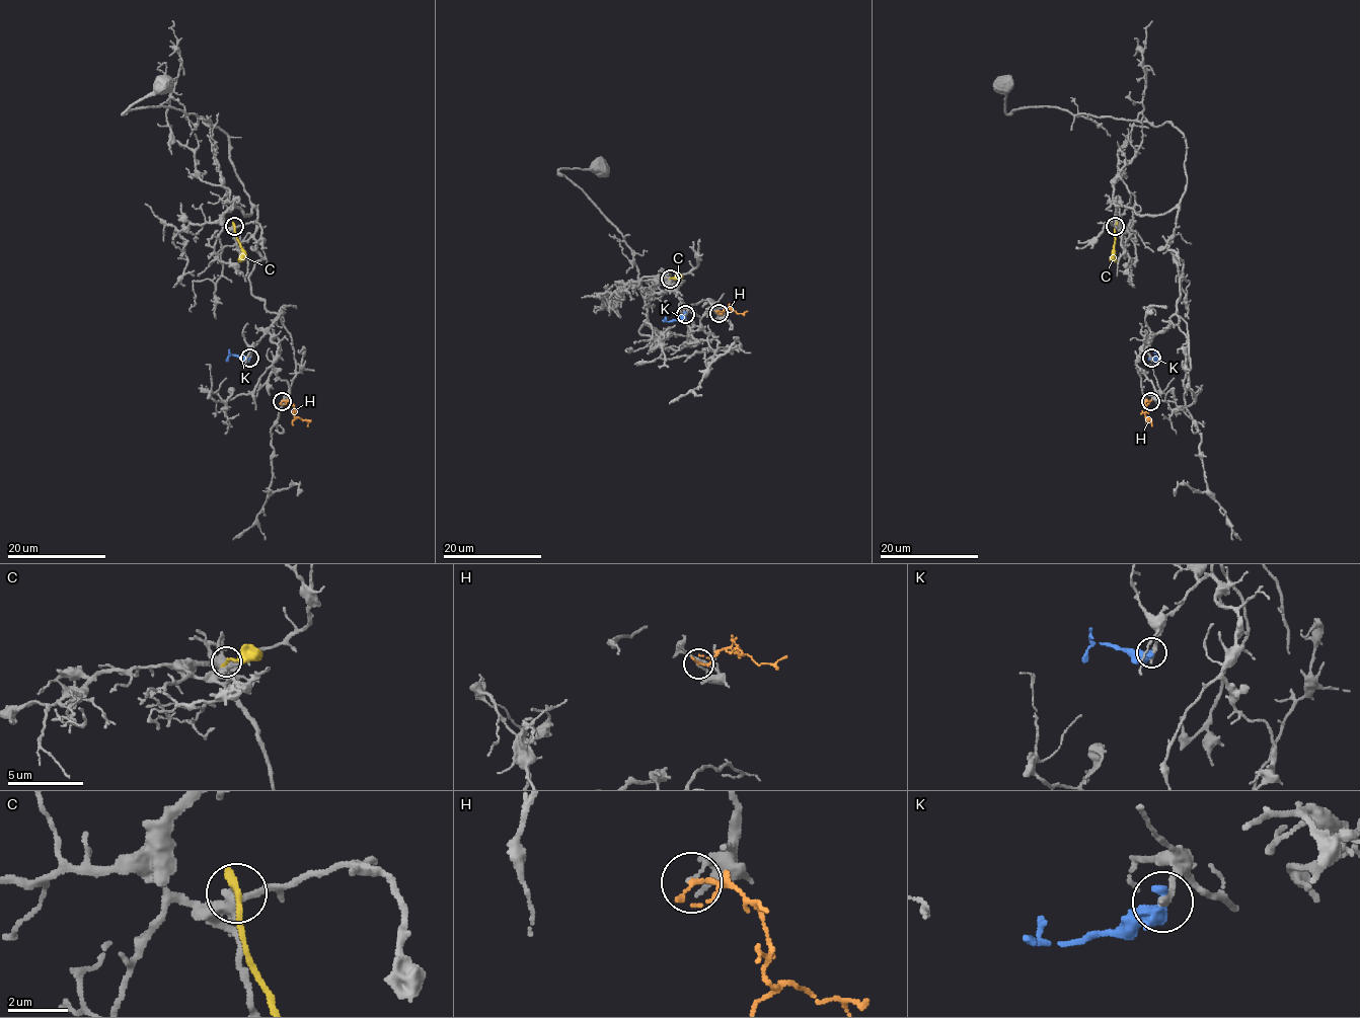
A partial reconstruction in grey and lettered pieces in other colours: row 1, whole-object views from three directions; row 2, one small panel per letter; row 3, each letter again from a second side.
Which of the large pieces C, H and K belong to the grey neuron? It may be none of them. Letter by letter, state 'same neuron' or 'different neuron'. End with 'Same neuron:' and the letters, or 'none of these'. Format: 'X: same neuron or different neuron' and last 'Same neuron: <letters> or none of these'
C: different neuron
H: different neuron
K: different neuron
Same neuron: none of these

